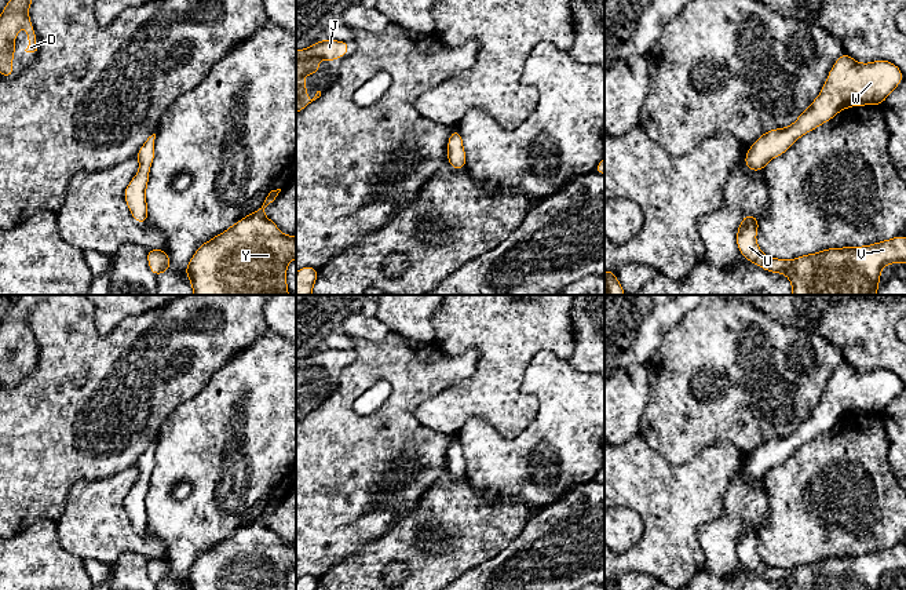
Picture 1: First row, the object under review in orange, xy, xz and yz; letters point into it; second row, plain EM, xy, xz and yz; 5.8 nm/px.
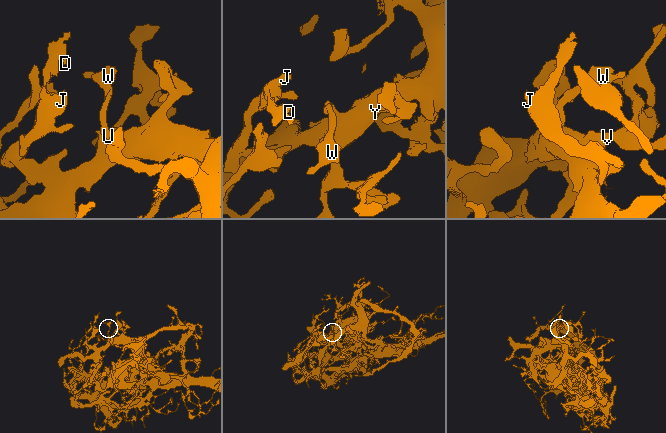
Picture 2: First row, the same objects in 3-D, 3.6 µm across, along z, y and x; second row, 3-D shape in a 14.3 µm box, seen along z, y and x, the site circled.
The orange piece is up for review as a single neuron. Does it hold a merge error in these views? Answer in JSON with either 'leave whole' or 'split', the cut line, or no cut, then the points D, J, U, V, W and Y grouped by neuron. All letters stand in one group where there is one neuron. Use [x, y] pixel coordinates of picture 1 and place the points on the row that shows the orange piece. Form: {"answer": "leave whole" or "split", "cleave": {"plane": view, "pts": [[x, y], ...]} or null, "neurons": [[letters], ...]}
{"answer": "leave whole", "cleave": null, "neurons": [["D", "J", "U", "V", "W", "Y"]]}

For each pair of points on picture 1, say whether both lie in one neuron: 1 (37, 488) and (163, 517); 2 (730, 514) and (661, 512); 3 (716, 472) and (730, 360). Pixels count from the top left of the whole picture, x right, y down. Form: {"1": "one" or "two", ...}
{"1": "two", "2": "two", "3": "two"}

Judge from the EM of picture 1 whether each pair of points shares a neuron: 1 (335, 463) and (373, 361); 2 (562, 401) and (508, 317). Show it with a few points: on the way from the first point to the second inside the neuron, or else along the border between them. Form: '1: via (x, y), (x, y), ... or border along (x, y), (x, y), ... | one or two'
1: via (335, 439), (336, 411), (350, 386) | one
2: border along (565, 357), (540, 350), (530, 360), (521, 386) | two

